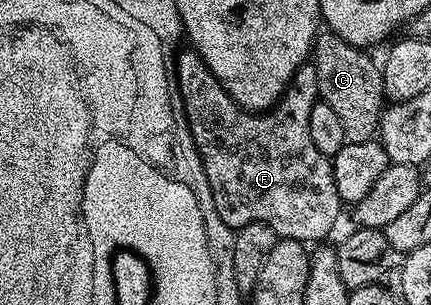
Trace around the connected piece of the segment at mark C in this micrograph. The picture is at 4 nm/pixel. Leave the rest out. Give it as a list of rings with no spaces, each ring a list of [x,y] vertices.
[[[330,29],[320,30],[313,44],[313,62],[317,69],[317,85],[321,102],[329,105],[341,121],[341,133],[349,143],[360,143],[375,139],[379,130],[379,119],[383,115],[383,72],[378,62],[370,59],[362,47],[349,45]]]

